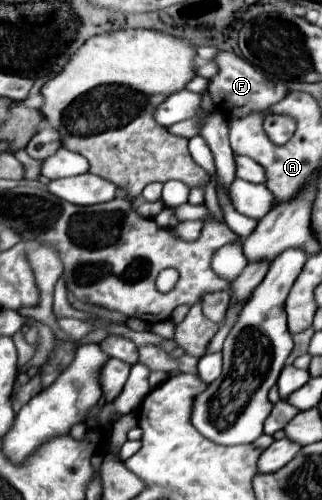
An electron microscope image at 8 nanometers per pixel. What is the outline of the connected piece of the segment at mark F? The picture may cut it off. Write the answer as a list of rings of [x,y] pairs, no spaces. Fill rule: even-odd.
[[[217,52],[213,62],[217,64],[219,72],[211,78],[209,94],[211,94],[217,110],[223,112],[227,118],[245,116],[251,110],[267,110],[271,104],[279,102],[287,94],[287,88],[283,86],[283,82],[269,80],[261,70],[253,68],[247,60],[235,56],[233,52]],[[243,108],[247,108],[247,110],[243,110]]]

